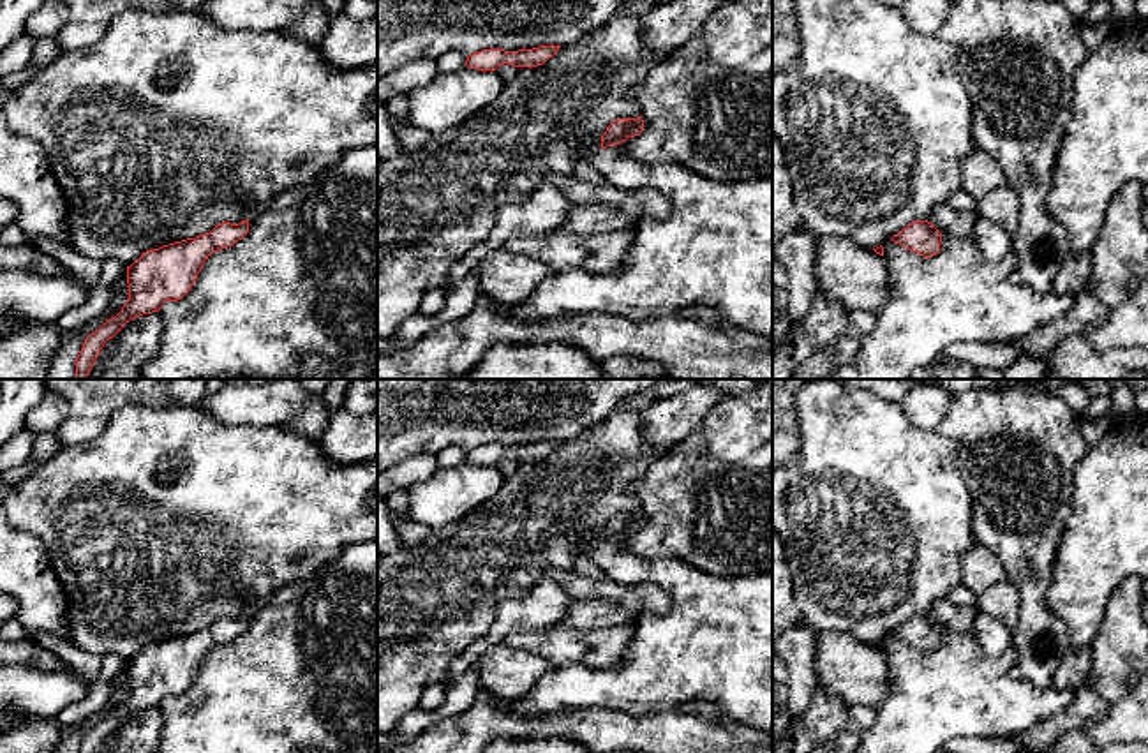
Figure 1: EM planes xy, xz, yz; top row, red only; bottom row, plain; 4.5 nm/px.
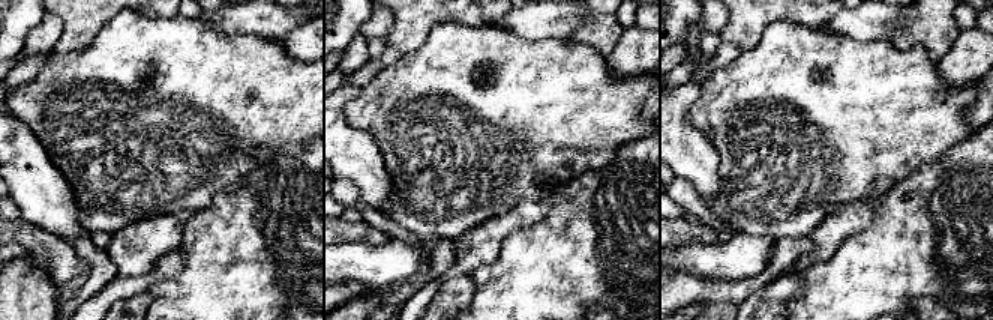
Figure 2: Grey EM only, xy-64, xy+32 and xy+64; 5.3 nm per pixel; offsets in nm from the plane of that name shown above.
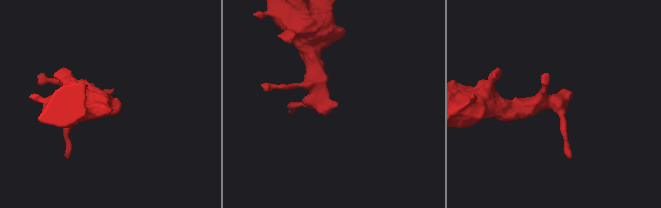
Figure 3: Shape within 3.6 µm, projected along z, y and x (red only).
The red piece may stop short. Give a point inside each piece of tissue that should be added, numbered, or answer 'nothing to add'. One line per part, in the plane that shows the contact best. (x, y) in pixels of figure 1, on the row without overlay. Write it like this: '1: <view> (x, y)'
1: xz (715, 642)

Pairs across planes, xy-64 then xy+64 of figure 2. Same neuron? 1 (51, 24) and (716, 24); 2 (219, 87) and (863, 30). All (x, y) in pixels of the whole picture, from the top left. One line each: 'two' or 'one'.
1: one
2: two

